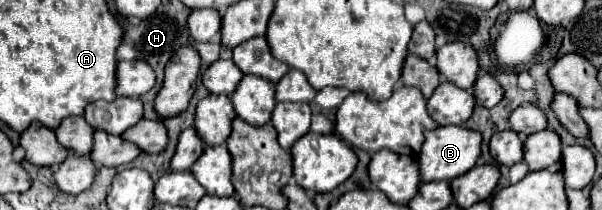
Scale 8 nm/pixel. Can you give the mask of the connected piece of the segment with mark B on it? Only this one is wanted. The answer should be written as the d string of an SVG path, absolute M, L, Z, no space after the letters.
M441 126L425 134L425 142L419 152L419 174L421 182L439 182L453 180L475 166L475 160L481 156L481 134L465 126Z

